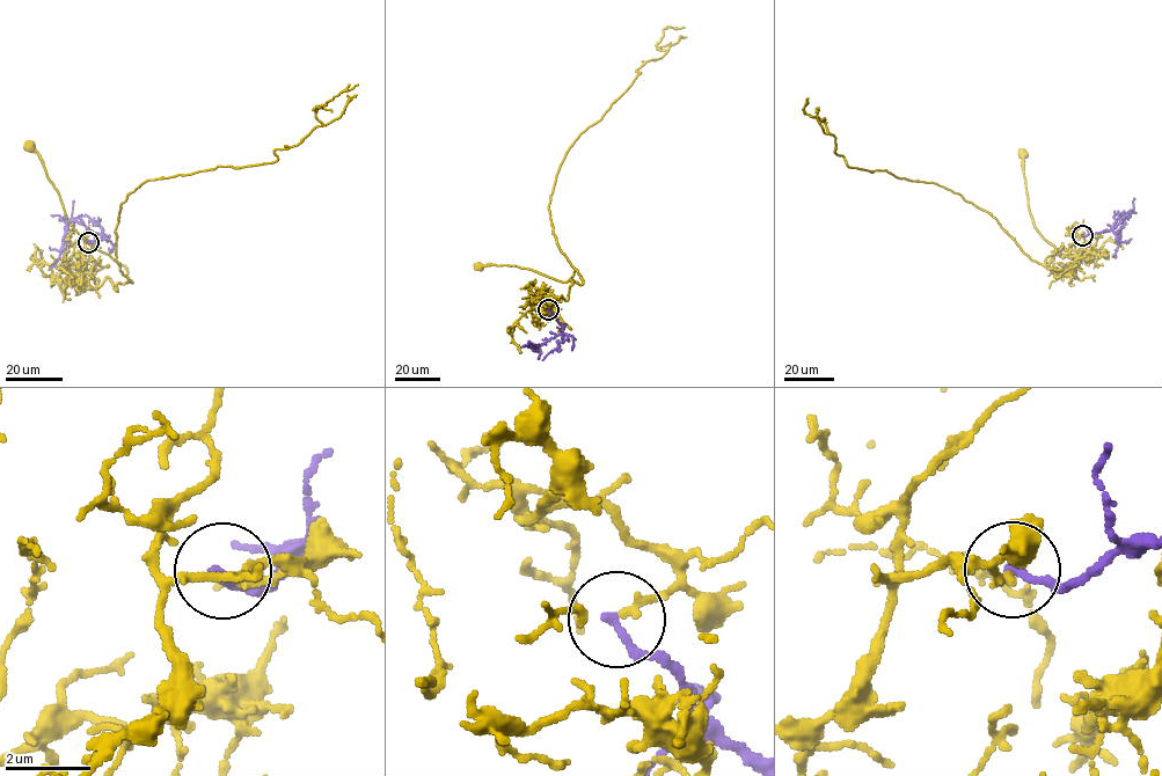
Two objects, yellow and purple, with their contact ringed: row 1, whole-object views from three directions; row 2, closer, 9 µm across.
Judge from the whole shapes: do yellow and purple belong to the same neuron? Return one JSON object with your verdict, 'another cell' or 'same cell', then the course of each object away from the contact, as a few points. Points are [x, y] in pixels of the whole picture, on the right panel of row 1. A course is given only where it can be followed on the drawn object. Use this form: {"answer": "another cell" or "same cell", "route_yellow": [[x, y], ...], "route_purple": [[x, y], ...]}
{"answer": "another cell", "route_yellow": [[1082, 235], [1072, 273], [1057, 277], [1021, 153]], "route_purple": [[1082, 235], [1110, 231], [1123, 216], [1124, 227], [1113, 257]]}

